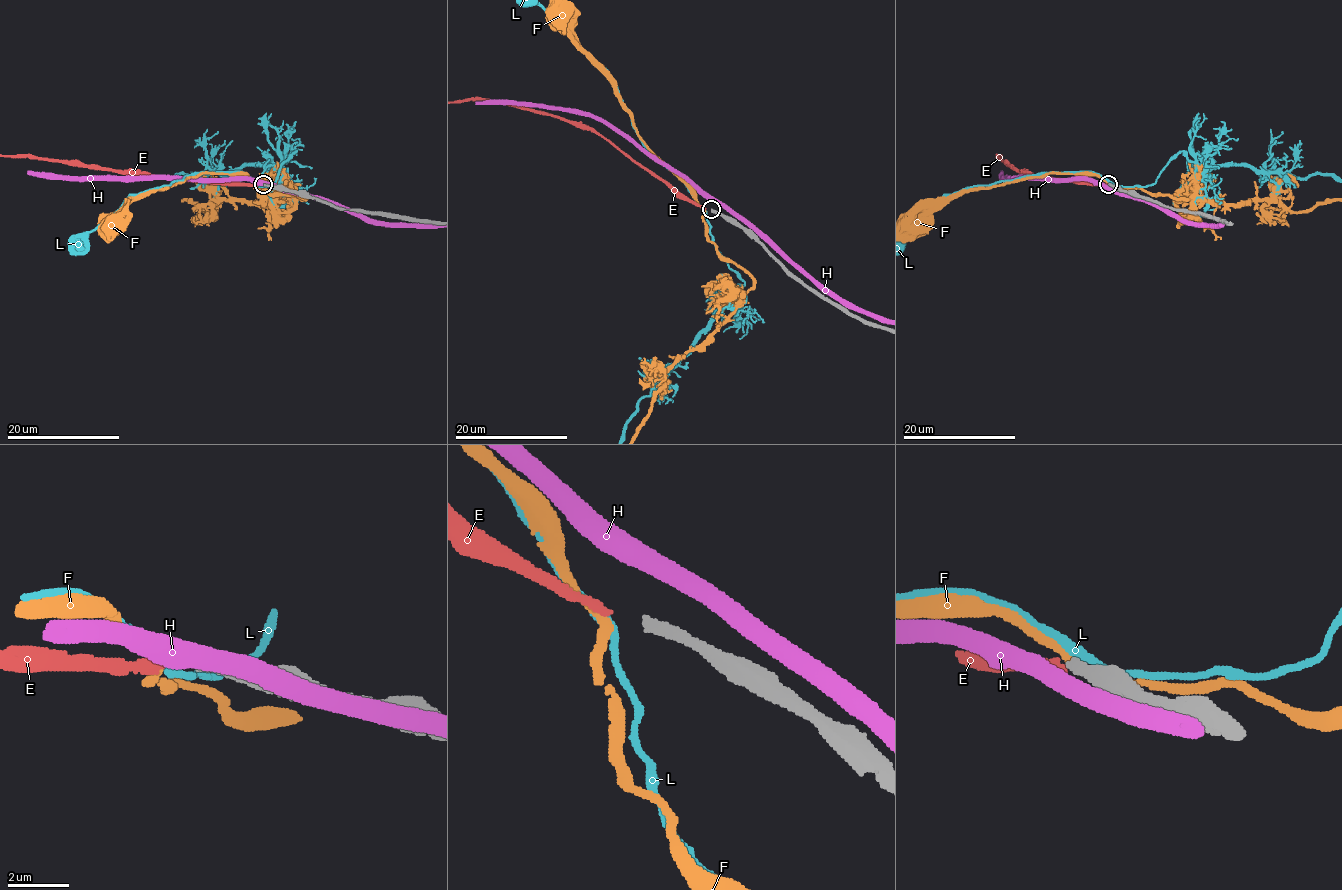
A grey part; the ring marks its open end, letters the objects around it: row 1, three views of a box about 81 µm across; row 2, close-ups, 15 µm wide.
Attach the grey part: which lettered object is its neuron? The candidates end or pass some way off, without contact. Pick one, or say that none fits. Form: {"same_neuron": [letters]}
{"same_neuron": ["E"]}

